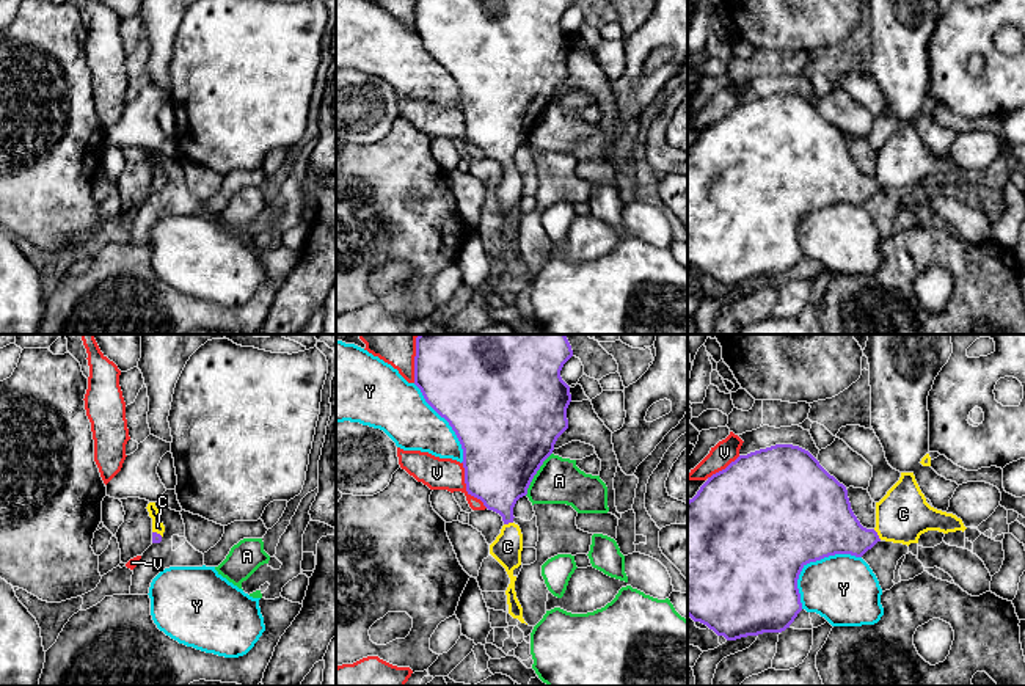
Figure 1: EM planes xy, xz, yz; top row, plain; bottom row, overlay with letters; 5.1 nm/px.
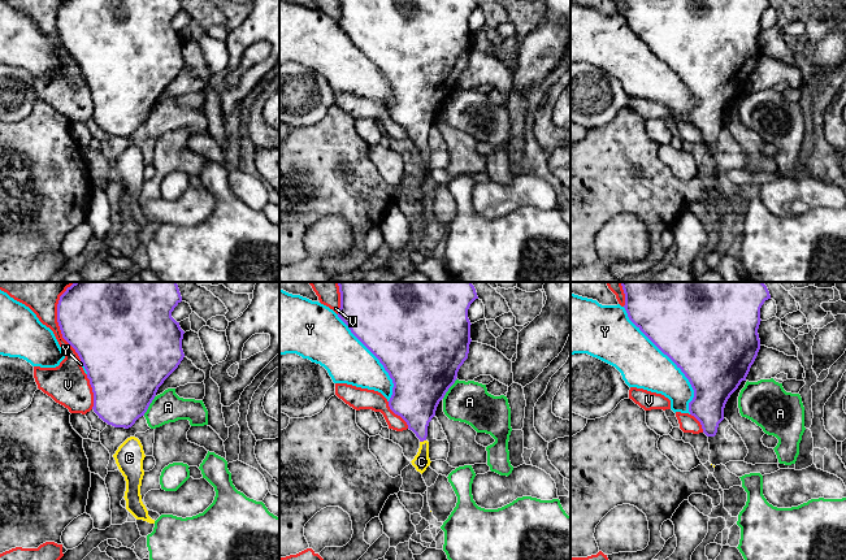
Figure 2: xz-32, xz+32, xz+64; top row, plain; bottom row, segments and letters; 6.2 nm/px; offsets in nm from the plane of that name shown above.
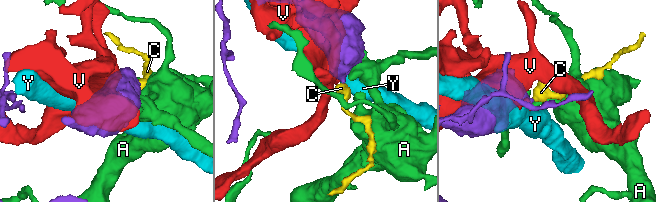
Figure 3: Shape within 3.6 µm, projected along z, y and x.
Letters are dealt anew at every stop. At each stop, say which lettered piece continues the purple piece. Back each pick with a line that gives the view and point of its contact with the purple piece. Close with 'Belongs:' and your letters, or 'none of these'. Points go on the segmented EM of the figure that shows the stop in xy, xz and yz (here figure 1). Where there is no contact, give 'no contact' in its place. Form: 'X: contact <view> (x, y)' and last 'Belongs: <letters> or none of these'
C: contact yz (876, 534)
Belongs: C

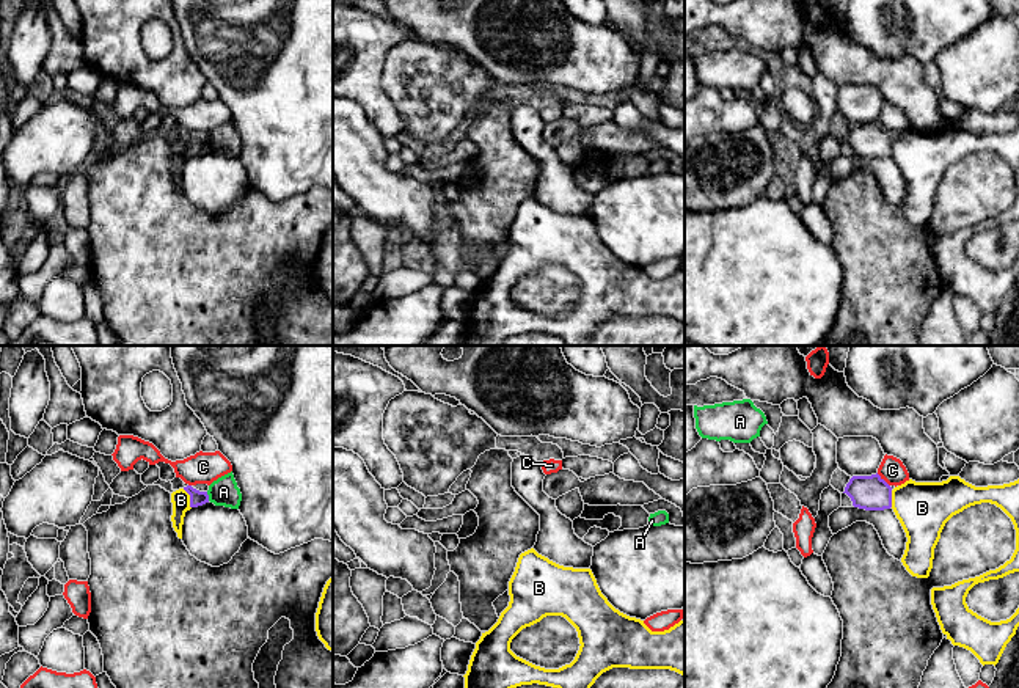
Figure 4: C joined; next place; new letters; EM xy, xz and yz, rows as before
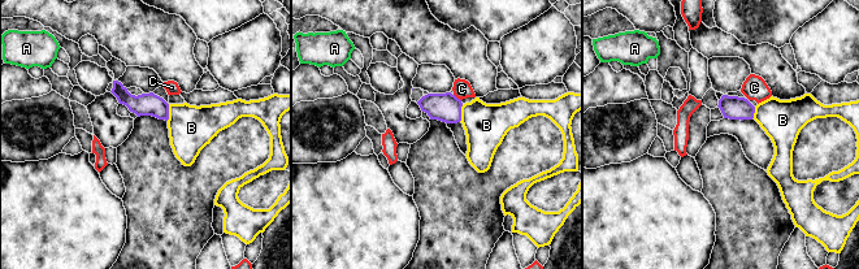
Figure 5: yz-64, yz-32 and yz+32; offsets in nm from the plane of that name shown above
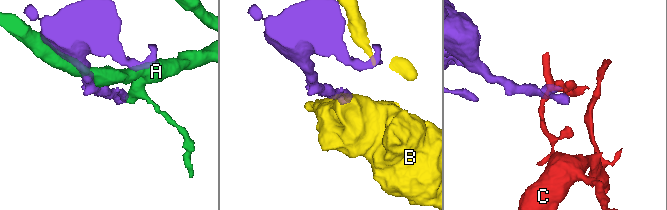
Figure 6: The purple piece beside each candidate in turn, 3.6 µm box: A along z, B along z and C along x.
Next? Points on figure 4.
Belongs: none of these

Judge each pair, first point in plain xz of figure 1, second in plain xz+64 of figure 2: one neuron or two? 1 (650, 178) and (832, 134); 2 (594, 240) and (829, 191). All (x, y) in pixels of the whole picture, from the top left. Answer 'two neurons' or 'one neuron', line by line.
1: two neurons
2: one neuron

